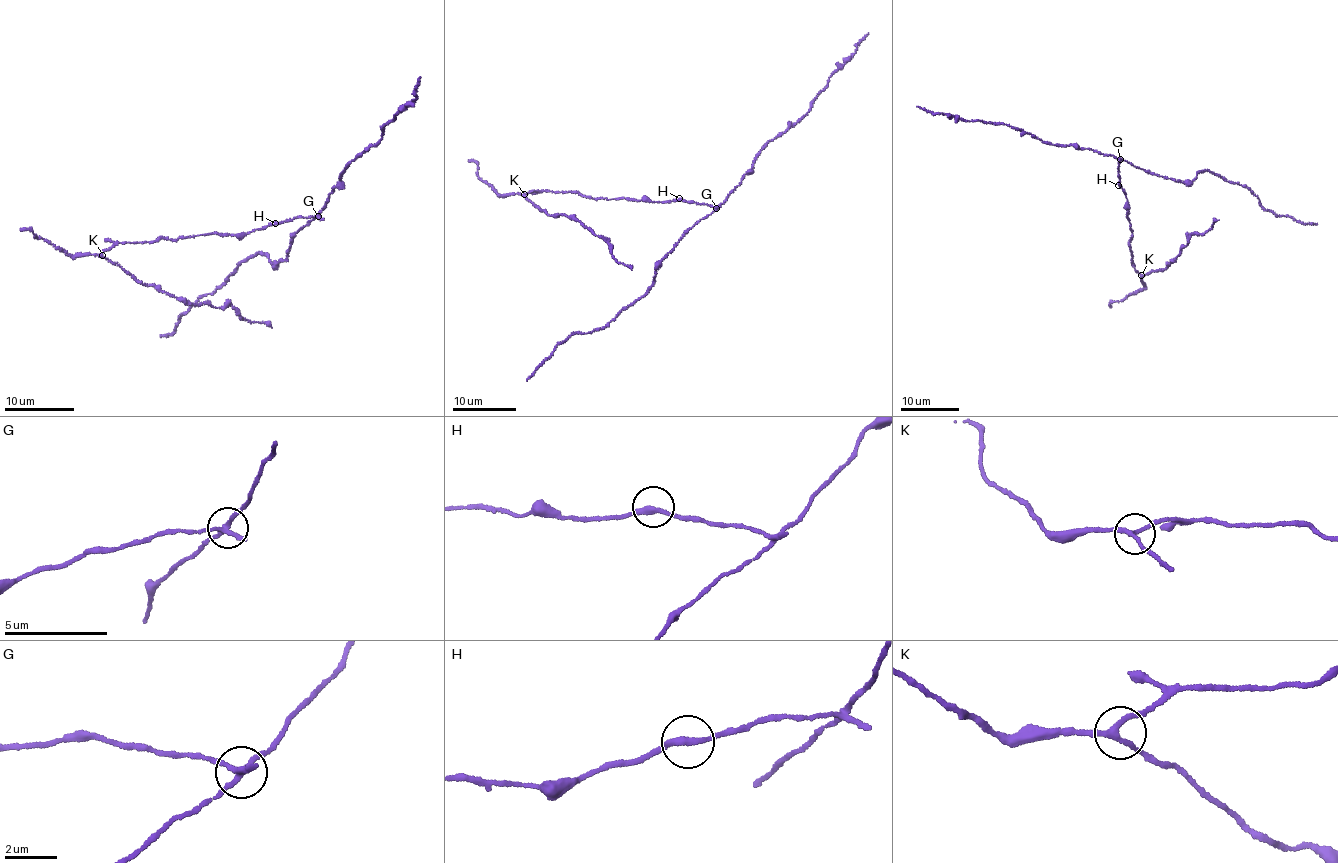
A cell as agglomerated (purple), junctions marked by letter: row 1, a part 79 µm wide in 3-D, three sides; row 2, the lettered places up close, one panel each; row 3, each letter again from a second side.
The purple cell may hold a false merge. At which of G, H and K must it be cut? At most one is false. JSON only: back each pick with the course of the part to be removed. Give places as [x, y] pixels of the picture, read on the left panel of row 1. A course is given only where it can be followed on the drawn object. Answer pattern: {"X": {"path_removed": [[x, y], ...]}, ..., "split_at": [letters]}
{"G": {"path_removed": [[318, 215], [297, 233], [286, 259], [276, 266], [258, 253], [241, 262], [171, 334], [161, 336]]}, "split_at": ["G"]}

